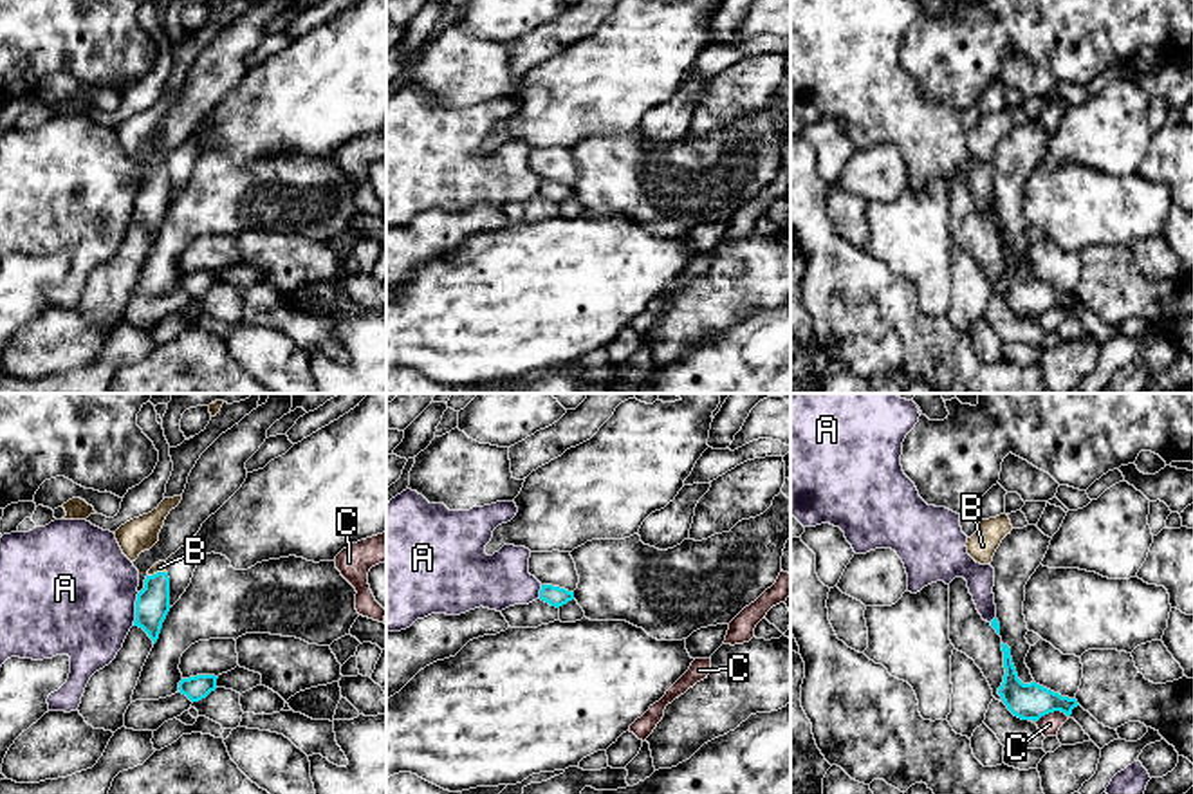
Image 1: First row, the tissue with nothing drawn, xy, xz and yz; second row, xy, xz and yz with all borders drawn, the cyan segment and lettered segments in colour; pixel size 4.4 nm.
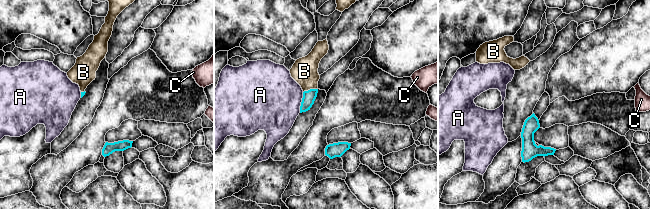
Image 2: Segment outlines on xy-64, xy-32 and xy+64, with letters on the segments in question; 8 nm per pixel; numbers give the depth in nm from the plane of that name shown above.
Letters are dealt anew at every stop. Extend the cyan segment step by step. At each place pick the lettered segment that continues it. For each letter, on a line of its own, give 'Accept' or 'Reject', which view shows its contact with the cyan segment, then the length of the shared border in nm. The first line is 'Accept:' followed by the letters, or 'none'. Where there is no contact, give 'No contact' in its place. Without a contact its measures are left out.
Accept: B
A: Reject. Touches cyan in xy. Shared border 160 nm
B: Accept. Touches cyan in xy. Shared border 80 nm
C: Reject. Touches cyan in yz. Shared border 150 nm

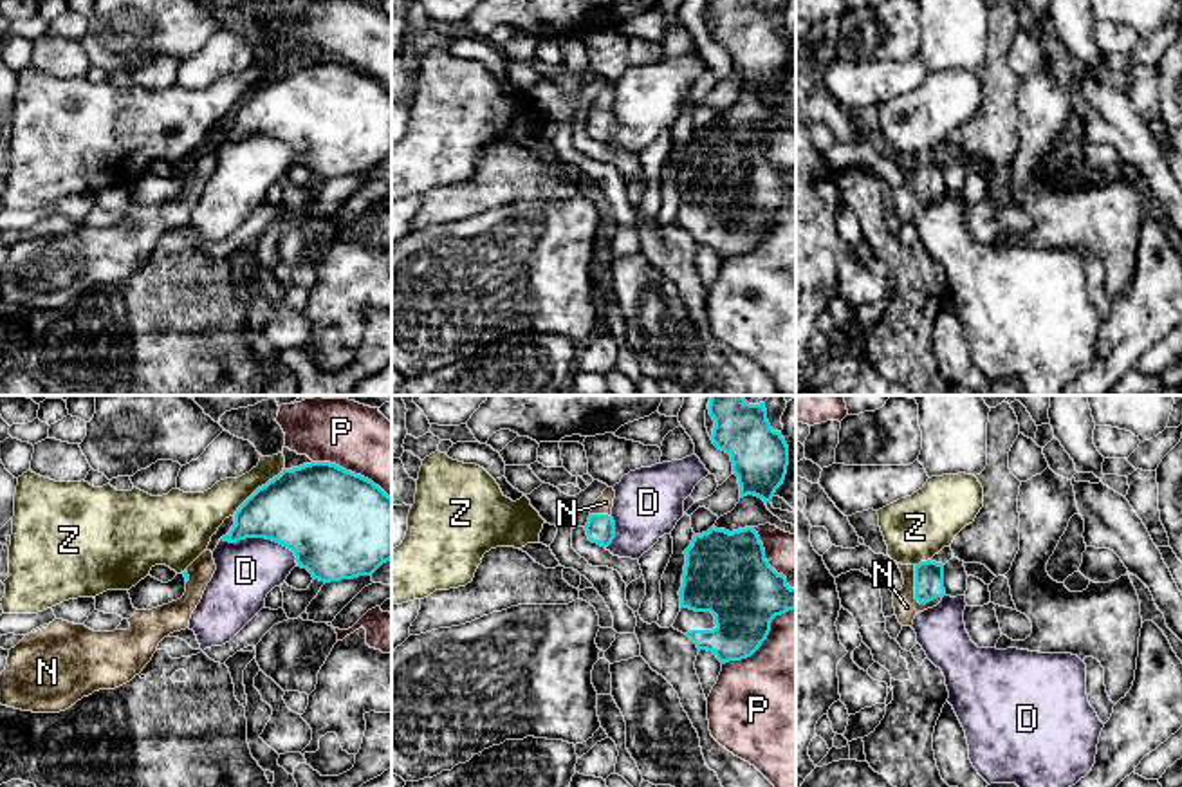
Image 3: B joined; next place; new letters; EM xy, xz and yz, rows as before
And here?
Accept: N
D: Reject. Touches cyan in xy. Shared border 380 nm
N: Accept. Touches cyan in yz. Shared border 200 nm
P: Reject. Touches cyan in xz. Shared border 420 nm
Z: Reject. Touches cyan in xy. Shared border 300 nm

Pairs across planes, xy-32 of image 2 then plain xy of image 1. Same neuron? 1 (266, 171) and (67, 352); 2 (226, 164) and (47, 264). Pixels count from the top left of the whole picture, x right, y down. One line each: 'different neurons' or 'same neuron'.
1: same neuron
2: same neuron

